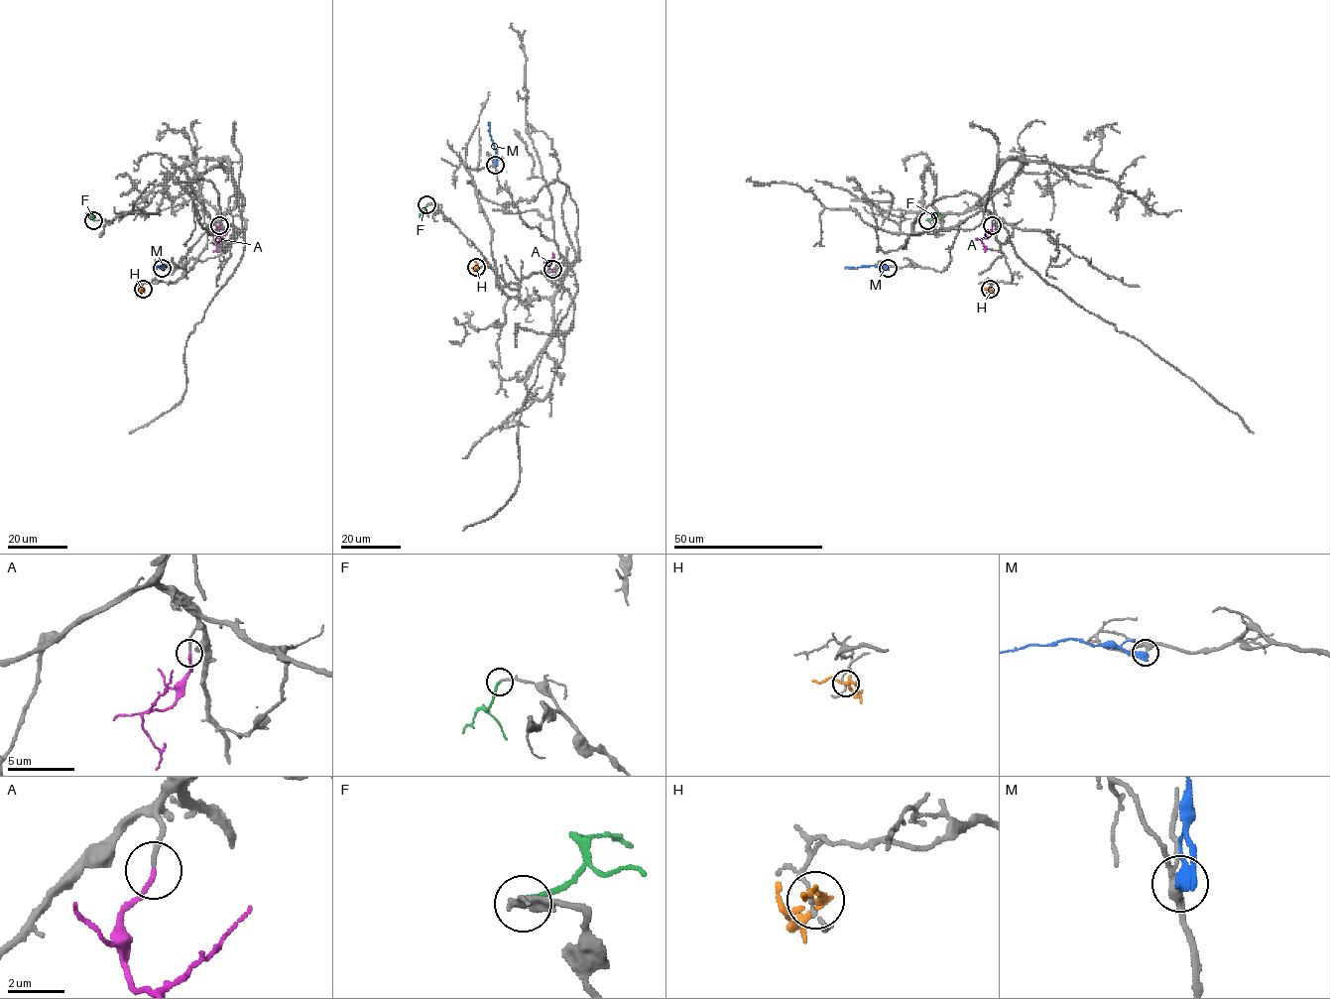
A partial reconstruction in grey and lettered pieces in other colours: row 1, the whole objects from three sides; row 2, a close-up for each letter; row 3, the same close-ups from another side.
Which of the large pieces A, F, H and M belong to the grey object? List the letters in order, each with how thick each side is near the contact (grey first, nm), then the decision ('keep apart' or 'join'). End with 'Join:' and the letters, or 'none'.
A: 170 nm thick on the grey side, 170 nm on the other; join
F: 140 nm thick on the grey side, 180 nm on the other; join
H: 110 nm thick on the grey side, 200 nm on the other; keep apart
M: 260 nm thick on the grey side, 440 nm on the other; keep apart
Join: A, F

